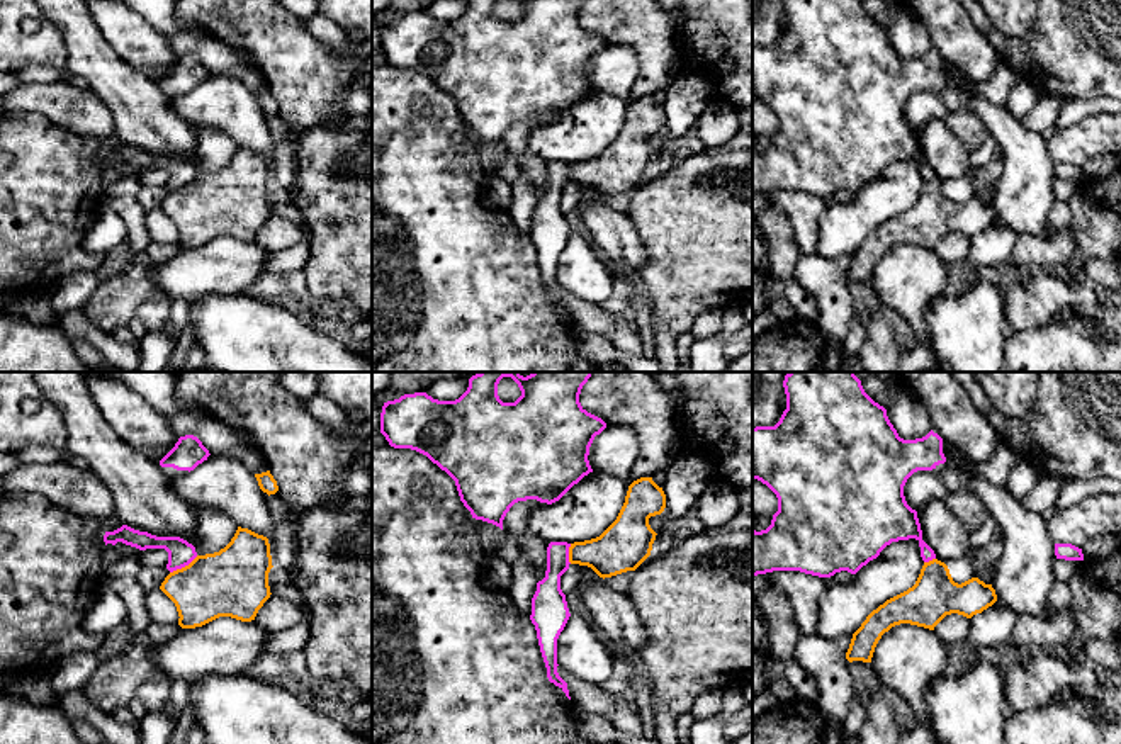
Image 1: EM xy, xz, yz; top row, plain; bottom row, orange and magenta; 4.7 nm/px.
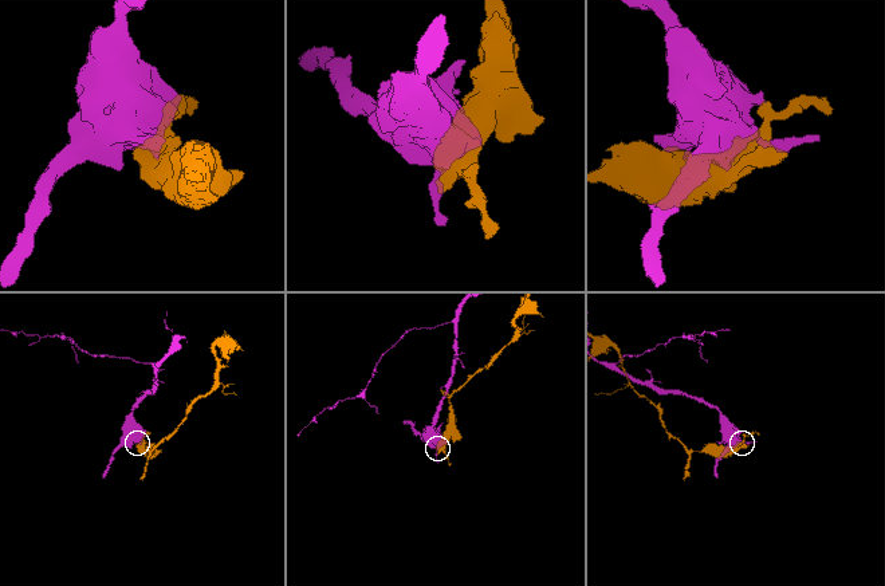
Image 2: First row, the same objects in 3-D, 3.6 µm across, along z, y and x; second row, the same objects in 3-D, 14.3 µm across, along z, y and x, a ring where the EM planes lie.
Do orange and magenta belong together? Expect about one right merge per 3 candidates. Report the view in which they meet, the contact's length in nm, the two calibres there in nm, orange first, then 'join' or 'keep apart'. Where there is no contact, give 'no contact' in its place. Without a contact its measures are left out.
xy | 160 nm | 320/120 nm | keep apart

